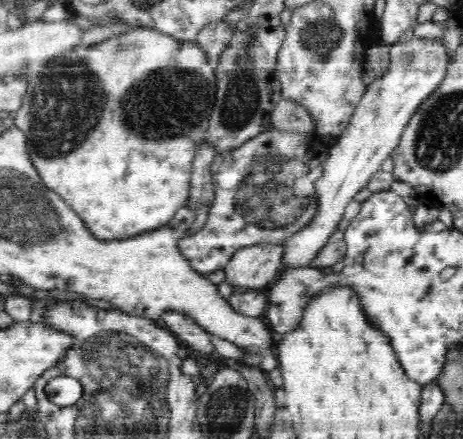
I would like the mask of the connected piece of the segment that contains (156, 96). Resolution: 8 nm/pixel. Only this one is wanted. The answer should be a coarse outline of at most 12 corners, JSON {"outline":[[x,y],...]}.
{"outline":[[139,26],[33,70],[15,126],[100,241],[167,225],[216,102]]}

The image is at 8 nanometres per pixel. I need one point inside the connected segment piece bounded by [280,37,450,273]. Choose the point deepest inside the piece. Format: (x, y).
(416, 68)

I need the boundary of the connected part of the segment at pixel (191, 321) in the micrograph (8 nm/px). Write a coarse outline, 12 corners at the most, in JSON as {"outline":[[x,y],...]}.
{"outline":[[180,311],[160,318],[179,342],[211,353],[212,335]]}

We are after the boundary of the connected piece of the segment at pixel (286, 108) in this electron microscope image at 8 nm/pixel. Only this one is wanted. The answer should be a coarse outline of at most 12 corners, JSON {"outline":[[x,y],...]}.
{"outline":[[282,99],[271,112],[271,126],[314,132],[308,109]]}

